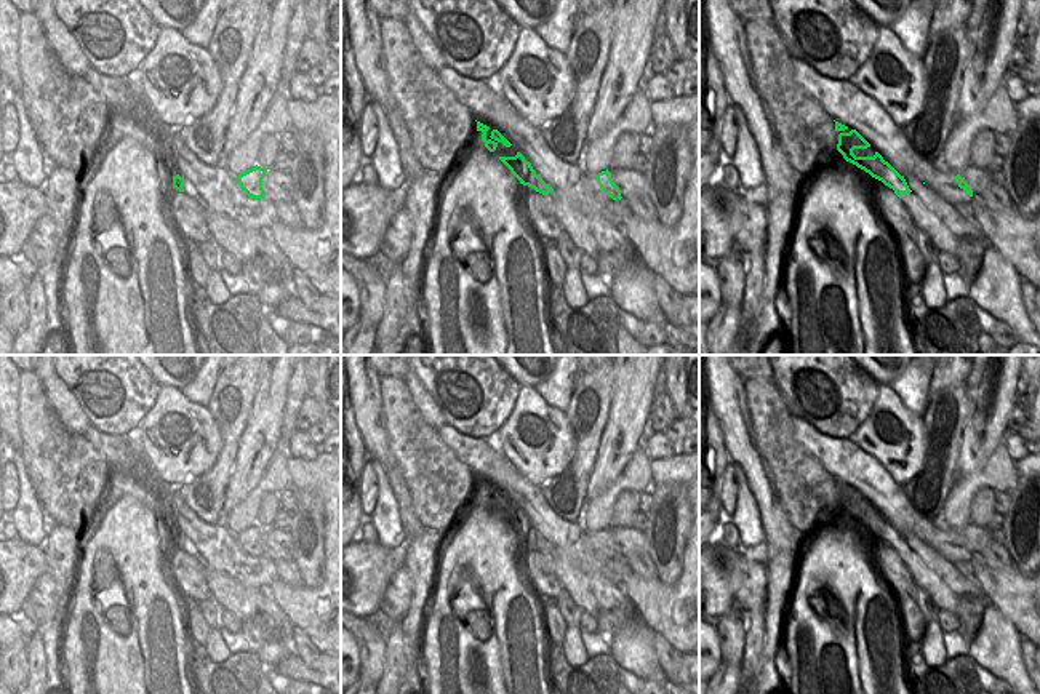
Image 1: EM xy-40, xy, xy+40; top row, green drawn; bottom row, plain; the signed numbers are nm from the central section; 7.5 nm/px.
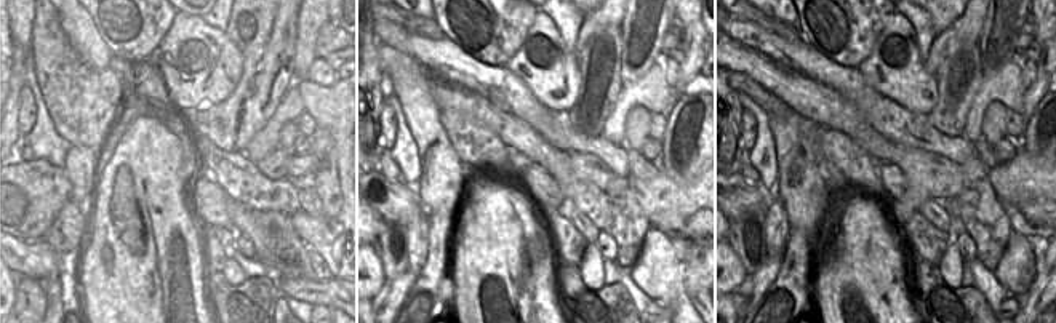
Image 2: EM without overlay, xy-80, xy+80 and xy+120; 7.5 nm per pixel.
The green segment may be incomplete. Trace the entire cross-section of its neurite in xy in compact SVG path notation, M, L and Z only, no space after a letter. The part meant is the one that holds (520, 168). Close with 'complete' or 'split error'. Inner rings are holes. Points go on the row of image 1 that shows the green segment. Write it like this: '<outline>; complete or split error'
M517 152L515 157L499 157L499 160L510 170L520 184L528 185L542 195L554 192L554 189L536 174L531 163L526 162L520 152Z; complete

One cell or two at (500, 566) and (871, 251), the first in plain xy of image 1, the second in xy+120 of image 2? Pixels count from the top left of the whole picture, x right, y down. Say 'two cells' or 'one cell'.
one cell

